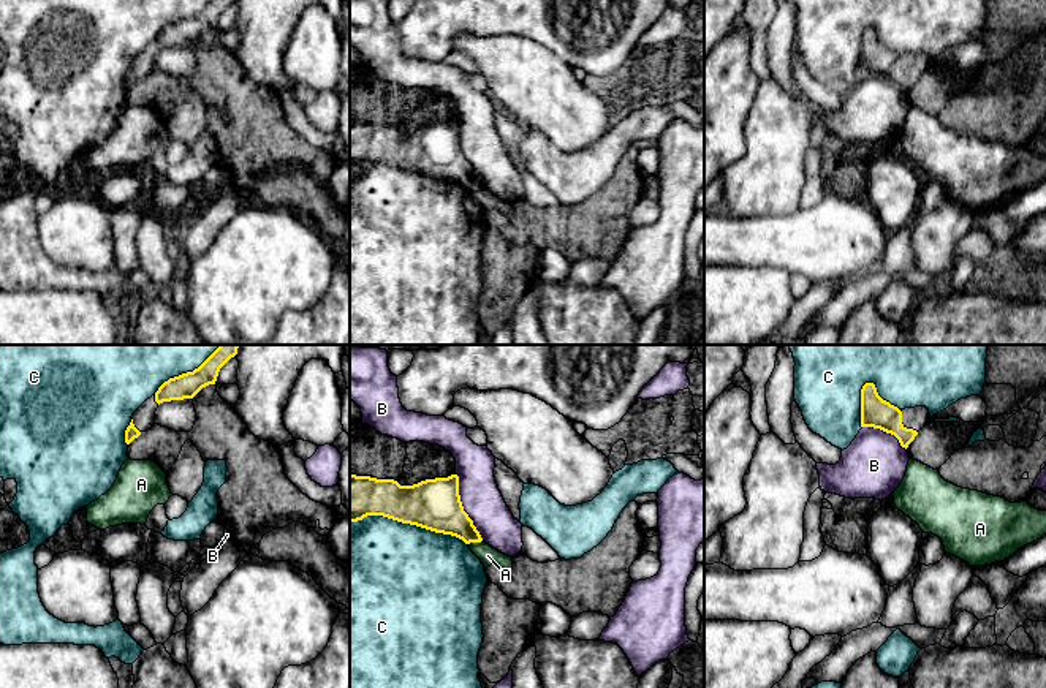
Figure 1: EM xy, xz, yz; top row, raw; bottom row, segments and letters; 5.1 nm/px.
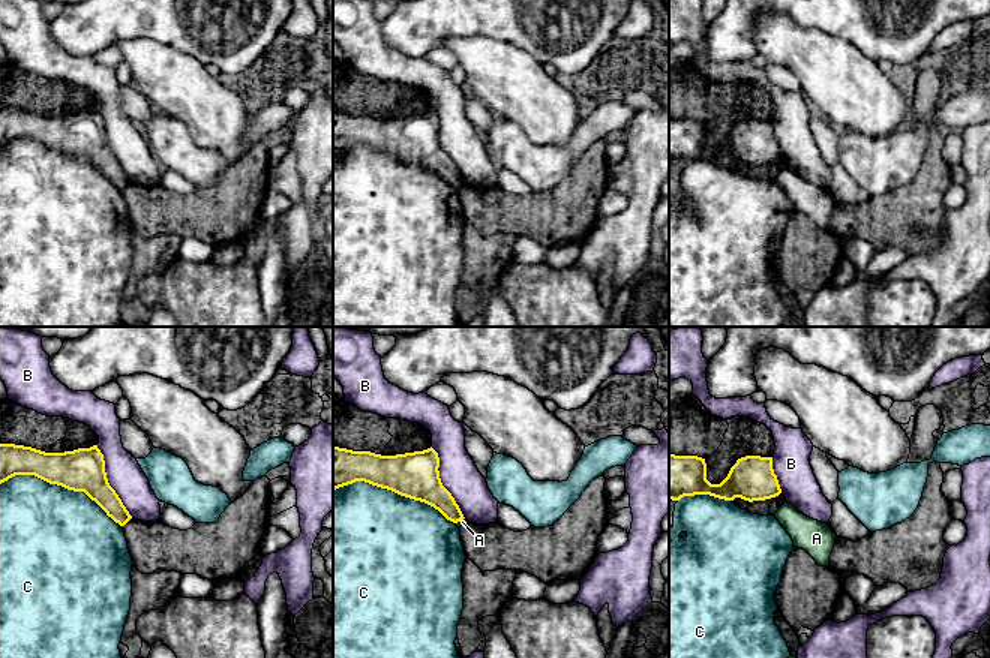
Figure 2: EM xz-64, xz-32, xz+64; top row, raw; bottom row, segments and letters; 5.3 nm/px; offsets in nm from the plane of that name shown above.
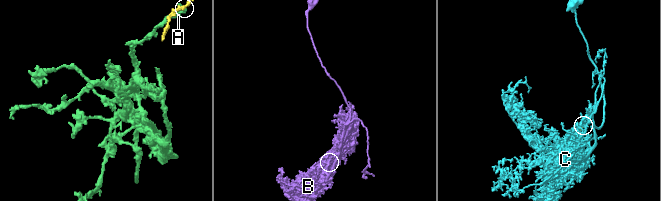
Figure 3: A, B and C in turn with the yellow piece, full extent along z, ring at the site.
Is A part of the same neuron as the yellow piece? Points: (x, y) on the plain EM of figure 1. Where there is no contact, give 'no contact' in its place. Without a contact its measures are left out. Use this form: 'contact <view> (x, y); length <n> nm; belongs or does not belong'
contact xz (475, 187); length 80 nm; does not belong

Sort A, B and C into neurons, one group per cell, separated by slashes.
A / B / C

